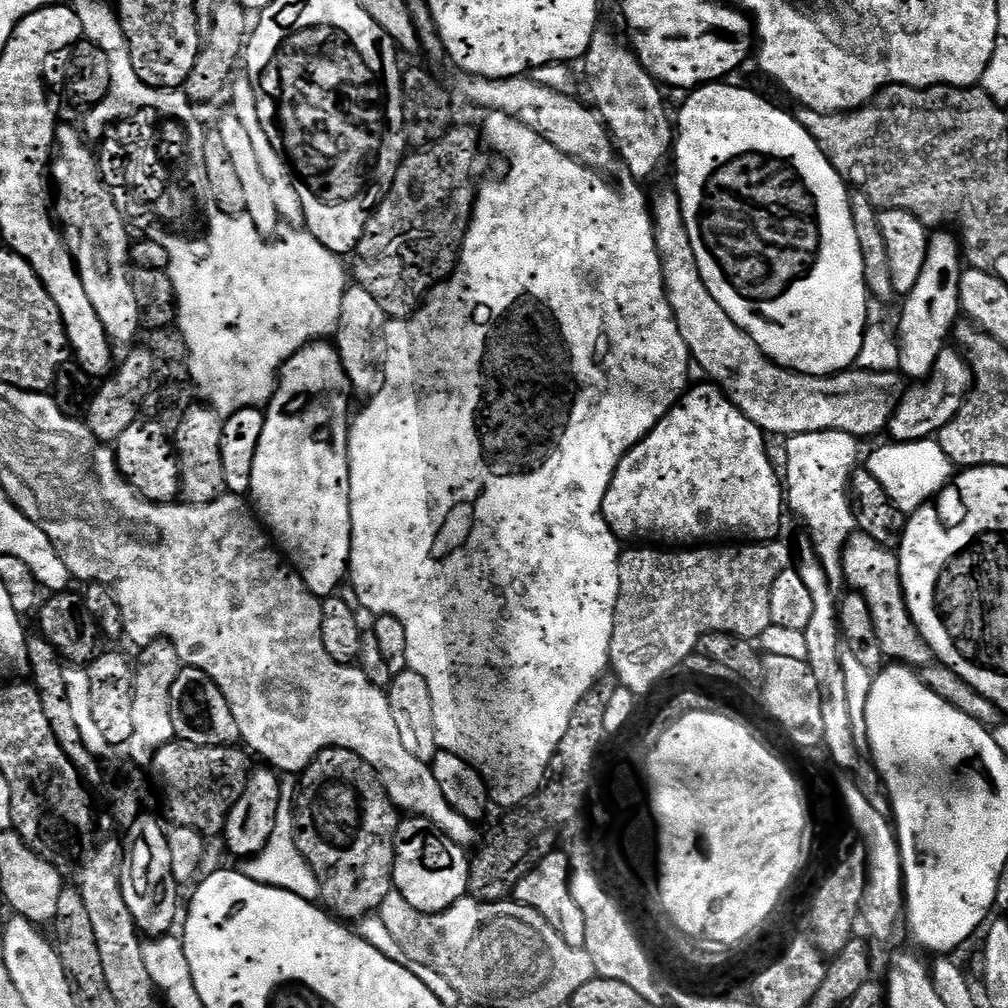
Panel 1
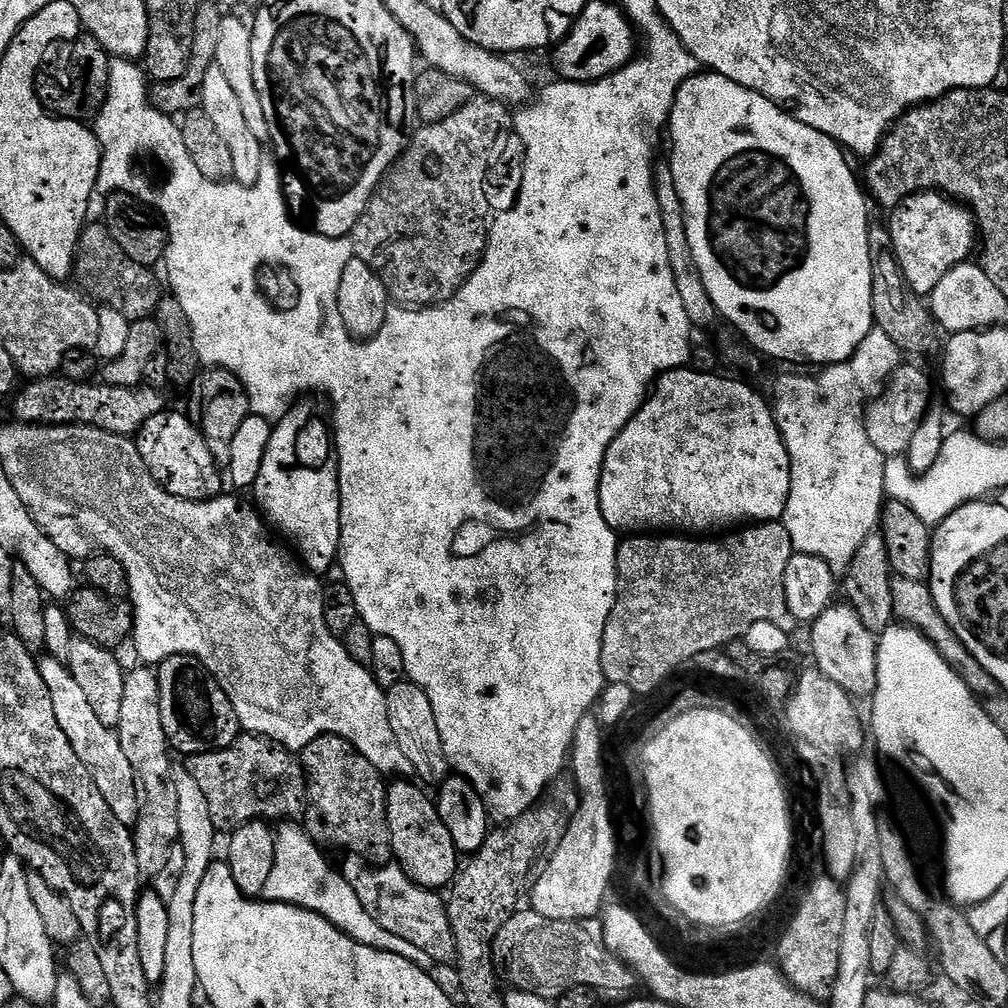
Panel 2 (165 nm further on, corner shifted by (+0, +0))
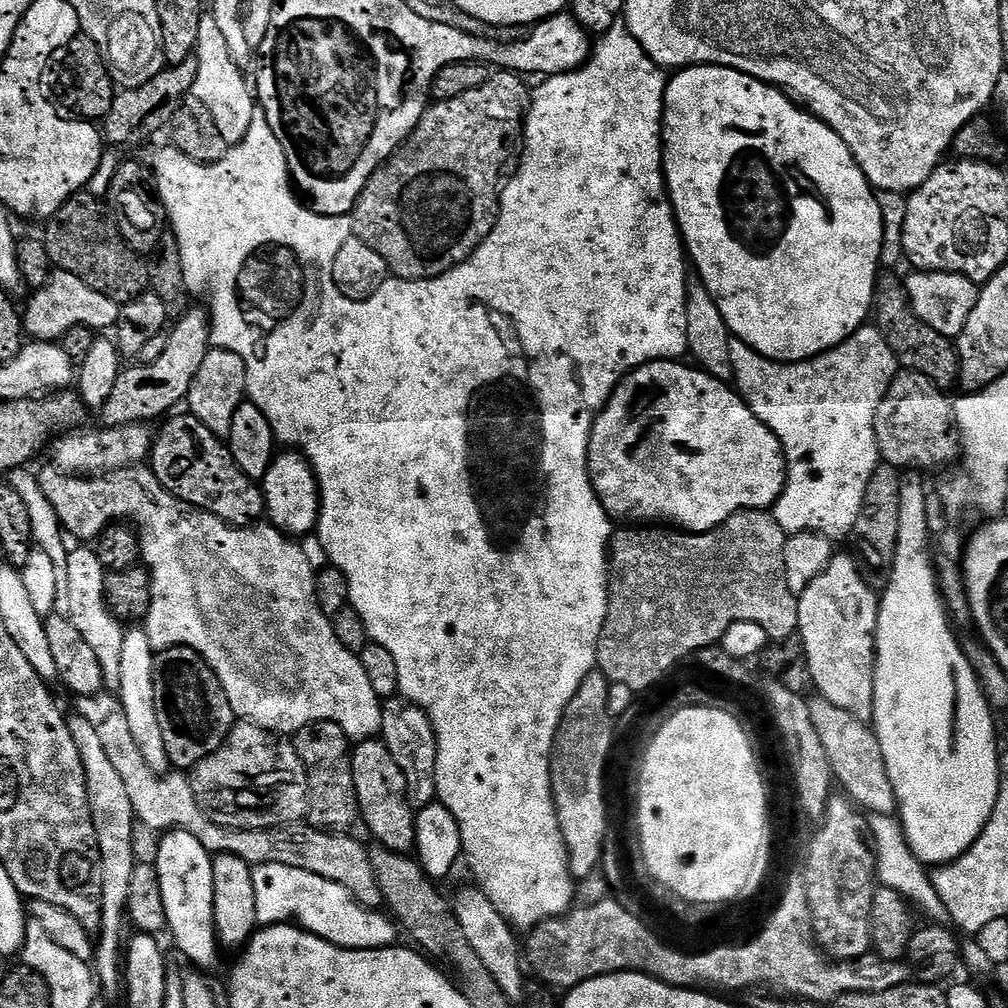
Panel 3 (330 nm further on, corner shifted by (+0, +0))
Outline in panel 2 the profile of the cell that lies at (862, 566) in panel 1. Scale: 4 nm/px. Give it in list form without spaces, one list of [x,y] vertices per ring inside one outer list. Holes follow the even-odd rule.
[[[896,576],[892,581],[892,593],[894,594],[894,617],[897,621],[918,629],[935,646],[938,654],[942,654],[942,658],[960,675],[962,682],[966,682],[966,686],[976,697],[991,698],[997,695],[996,679],[992,677],[990,670],[986,670],[986,666],[982,666],[982,662],[978,662],[978,658],[974,658],[974,654],[970,654],[970,650],[966,650],[962,638],[958,638],[958,634],[954,634],[950,622],[946,622],[946,618],[942,618],[942,614],[934,602],[931,587],[925,581]]]

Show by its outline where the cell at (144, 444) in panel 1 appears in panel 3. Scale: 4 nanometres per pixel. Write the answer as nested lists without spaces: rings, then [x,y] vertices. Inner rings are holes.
[[[183,415],[165,419],[152,441],[150,467],[158,482],[170,495],[214,514],[233,528],[250,528],[261,523],[266,516],[261,485],[242,474],[221,437],[206,430],[197,416]]]

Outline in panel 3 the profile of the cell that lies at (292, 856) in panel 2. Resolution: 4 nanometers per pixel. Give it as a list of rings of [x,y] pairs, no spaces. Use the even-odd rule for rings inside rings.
[[[258,864],[252,868],[252,881],[257,925],[291,922],[340,948],[390,948],[397,943],[397,925],[383,911],[364,908],[346,886],[318,878],[318,874],[310,874],[310,870],[281,864]]]

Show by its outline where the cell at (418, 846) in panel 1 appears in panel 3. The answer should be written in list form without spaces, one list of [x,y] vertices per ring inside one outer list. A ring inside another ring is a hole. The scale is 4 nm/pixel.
[[[383,739],[361,740],[351,749],[354,790],[360,807],[358,816],[381,848],[395,852],[411,853],[416,846],[416,818],[414,809],[408,803],[408,783],[394,762],[394,754],[384,744]]]

